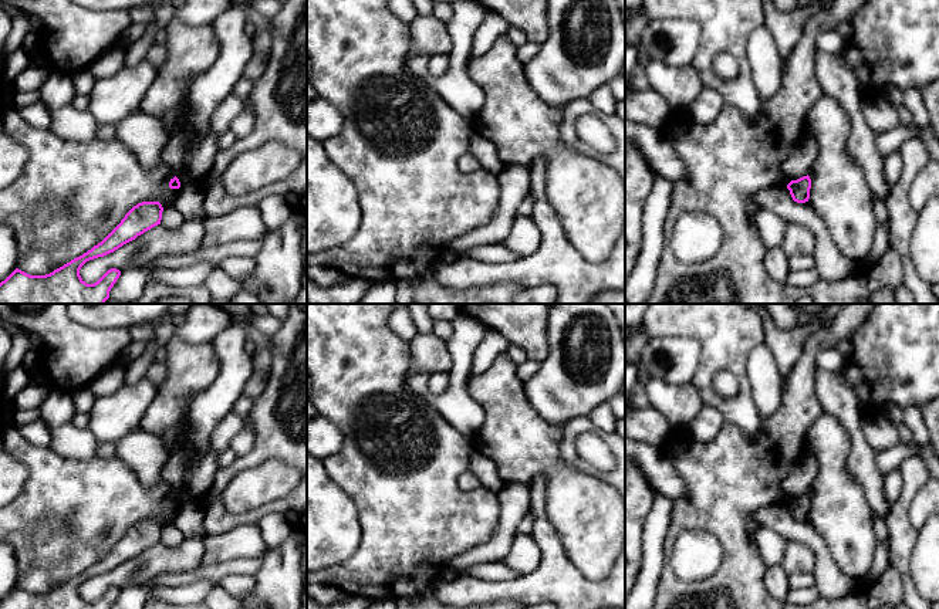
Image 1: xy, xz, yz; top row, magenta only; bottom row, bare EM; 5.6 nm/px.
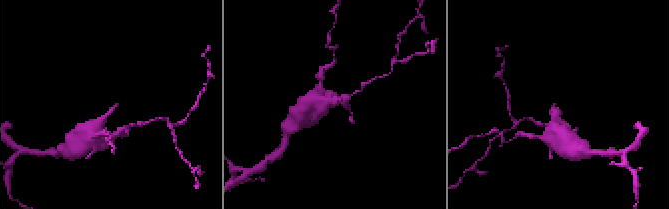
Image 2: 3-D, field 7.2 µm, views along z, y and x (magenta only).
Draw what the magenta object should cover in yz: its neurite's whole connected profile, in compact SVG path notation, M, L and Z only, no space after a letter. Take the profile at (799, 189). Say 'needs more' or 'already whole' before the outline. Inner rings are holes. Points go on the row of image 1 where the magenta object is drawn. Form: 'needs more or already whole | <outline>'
already whole | M807 175L807 176L797 179L797 180L791 180L787 185L787 189L790 190L790 194L794 202L805 203L810 199L811 179Z

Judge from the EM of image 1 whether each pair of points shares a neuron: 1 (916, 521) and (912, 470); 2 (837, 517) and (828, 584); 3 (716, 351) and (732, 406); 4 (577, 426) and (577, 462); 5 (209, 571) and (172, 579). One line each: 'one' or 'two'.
1: two
2: two
3: one
4: one
5: one

